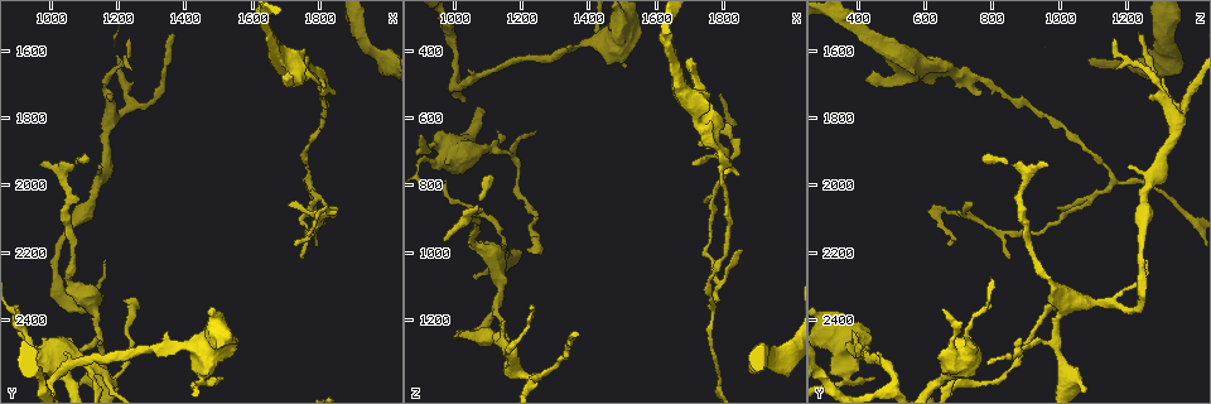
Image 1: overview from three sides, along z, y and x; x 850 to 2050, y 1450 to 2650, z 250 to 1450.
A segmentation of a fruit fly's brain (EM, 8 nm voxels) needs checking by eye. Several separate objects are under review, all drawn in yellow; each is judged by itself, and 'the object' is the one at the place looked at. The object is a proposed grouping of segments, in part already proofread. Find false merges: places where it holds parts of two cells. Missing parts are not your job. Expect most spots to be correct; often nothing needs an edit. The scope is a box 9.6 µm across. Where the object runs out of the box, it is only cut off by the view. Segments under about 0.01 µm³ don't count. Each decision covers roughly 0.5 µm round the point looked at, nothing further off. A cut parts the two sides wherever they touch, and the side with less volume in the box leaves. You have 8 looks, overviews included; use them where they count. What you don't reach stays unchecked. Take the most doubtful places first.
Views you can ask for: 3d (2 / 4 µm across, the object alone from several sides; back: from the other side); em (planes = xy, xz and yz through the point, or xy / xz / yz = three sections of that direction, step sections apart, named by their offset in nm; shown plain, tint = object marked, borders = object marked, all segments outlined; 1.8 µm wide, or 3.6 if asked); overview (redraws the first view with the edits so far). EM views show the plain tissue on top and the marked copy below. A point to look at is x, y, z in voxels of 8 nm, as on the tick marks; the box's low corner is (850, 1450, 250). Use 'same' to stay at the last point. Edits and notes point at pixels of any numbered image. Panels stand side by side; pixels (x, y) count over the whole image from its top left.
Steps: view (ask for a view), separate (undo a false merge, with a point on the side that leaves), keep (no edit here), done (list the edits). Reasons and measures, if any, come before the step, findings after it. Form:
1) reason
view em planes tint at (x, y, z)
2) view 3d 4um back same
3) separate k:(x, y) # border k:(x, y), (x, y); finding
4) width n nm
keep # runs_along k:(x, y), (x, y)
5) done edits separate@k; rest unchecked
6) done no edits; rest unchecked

looks like a crossing
view 3d 4um back at (1190, 1800, 1350)

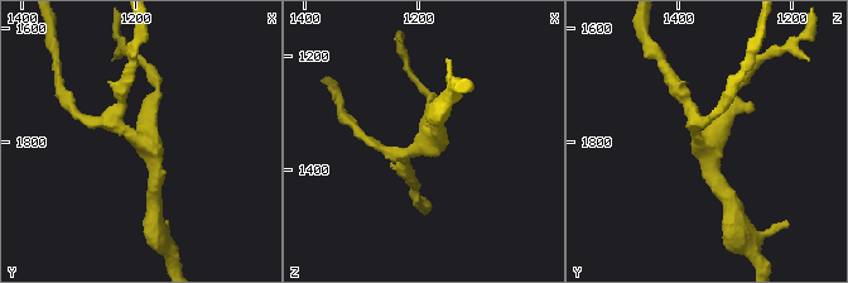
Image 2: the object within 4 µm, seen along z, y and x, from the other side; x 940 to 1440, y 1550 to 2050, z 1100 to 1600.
arms 4
view em xy step 4 tint at (1180, 1800, 1350)

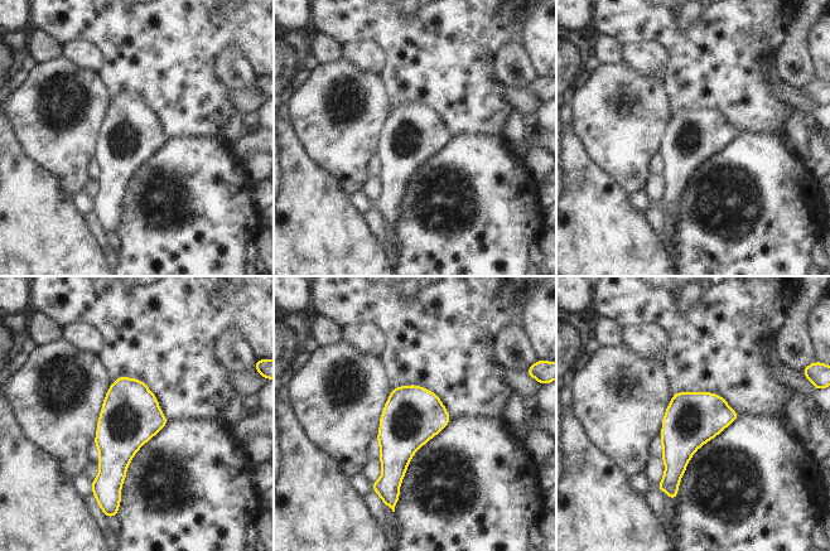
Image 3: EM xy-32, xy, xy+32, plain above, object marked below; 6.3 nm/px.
view em planes tint same

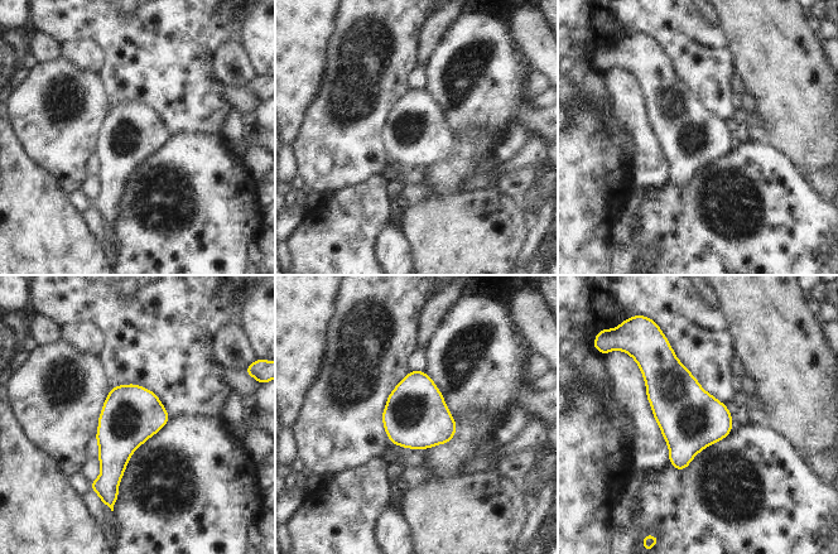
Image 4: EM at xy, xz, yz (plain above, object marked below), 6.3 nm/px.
width 380 nm
keep # one cell here

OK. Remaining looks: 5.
sudden change in width
view 3d 4um at (1120, 2550, 700)

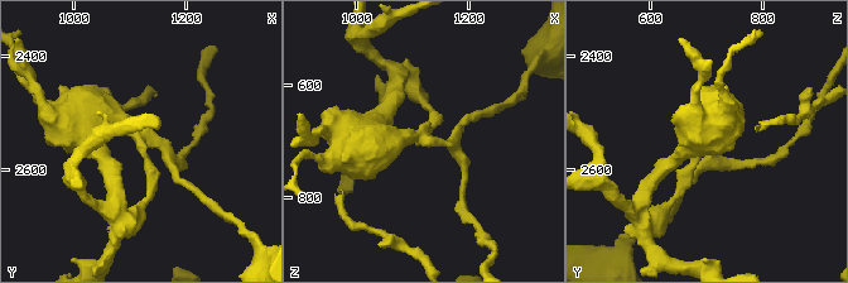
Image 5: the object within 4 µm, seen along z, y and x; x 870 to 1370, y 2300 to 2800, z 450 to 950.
arms 4
view em planes tint at (1125, 2540, 695)

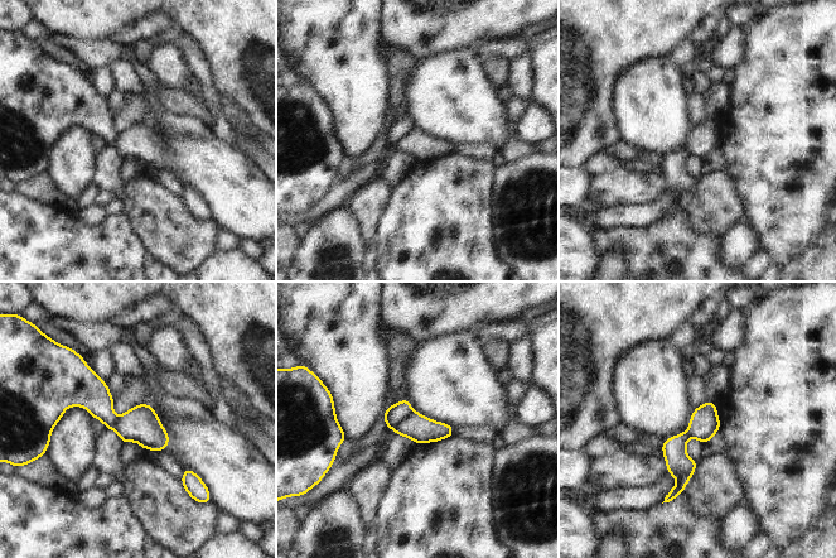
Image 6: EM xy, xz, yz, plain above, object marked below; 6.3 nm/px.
separate 6:(419, 428) # border 6:(412, 410), (392, 428); a second cell is stuck on

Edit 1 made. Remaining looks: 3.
sudden change in width
view 3d 2um back at (1360, 2480, 380)

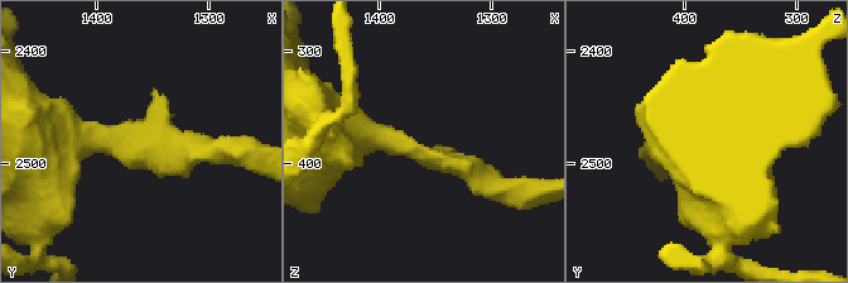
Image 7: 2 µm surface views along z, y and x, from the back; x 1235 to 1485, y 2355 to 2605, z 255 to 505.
arm_widths 190, 650 nm
view em planes tint at (1368, 2486, 386)

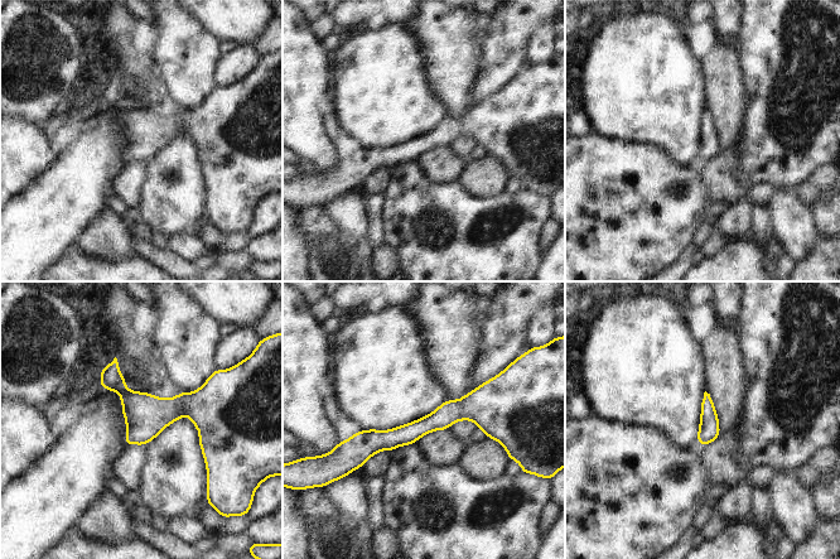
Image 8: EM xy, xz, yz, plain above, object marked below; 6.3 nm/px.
width 130 nm
keep # runs_along 8:(500, 417), (449, 411), (408, 434), (351, 442); one cell here

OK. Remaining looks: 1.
done edits separate@6; rest unchecked

